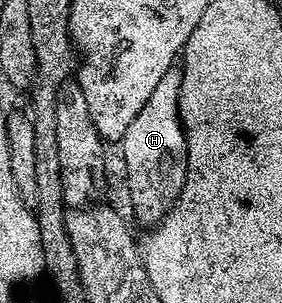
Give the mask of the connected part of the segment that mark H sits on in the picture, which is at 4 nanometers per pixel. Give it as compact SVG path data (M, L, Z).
M174 67L159 79L155 91L151 91L151 96L147 98L147 103L143 103L143 108L139 115L135 115L135 120L131 122L131 127L127 127L127 135L123 135L120 145L125 151L120 155L120 160L125 163L123 174L126 177L126 187L128 189L128 204L131 212L141 221L157 223L164 218L165 214L174 208L175 202L181 196L181 189L185 186L184 172L184 146L181 142L181 132L176 122L176 96L177 87L183 82L180 68Z

